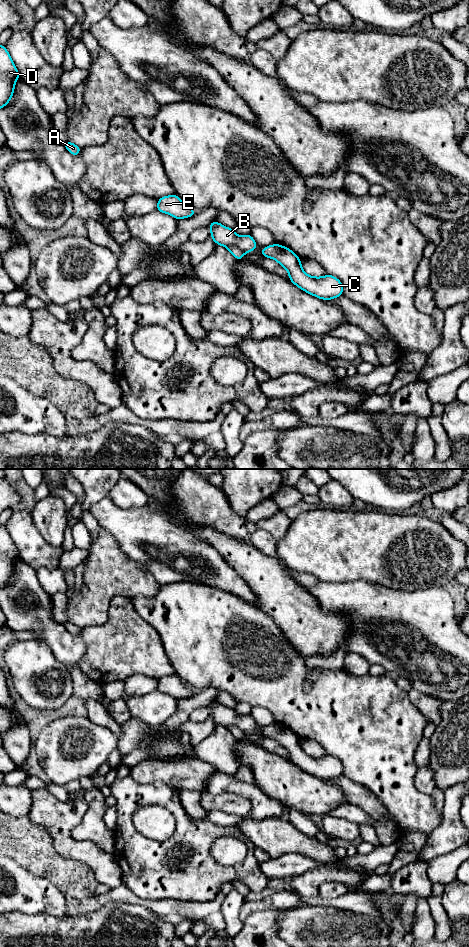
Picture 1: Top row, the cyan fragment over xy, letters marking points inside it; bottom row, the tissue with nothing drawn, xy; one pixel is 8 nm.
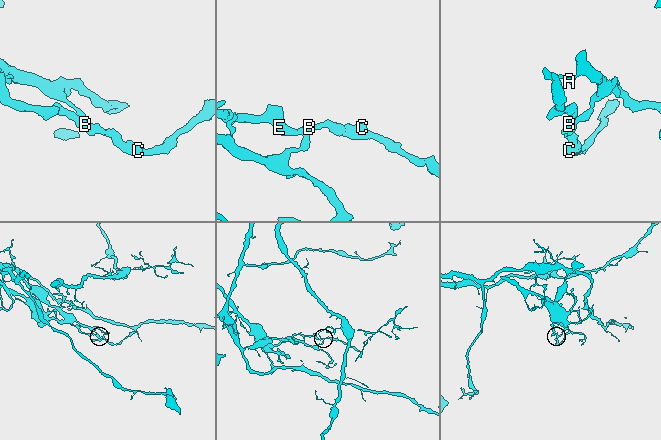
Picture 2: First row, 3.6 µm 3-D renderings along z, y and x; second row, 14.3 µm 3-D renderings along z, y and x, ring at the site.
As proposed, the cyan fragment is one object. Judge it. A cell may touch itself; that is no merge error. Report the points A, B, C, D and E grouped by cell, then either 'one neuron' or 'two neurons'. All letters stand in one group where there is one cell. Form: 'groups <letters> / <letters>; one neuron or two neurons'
groups A D / B C E; two neurons

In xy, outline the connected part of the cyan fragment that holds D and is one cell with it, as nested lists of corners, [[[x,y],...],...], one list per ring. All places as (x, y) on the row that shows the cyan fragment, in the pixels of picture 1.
[[[0,46],[0,108],[6,106],[14,93],[15,82],[20,79],[5,46]]]

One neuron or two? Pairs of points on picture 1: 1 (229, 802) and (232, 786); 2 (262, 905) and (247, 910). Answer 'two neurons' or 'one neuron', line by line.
1: two neurons
2: one neuron

